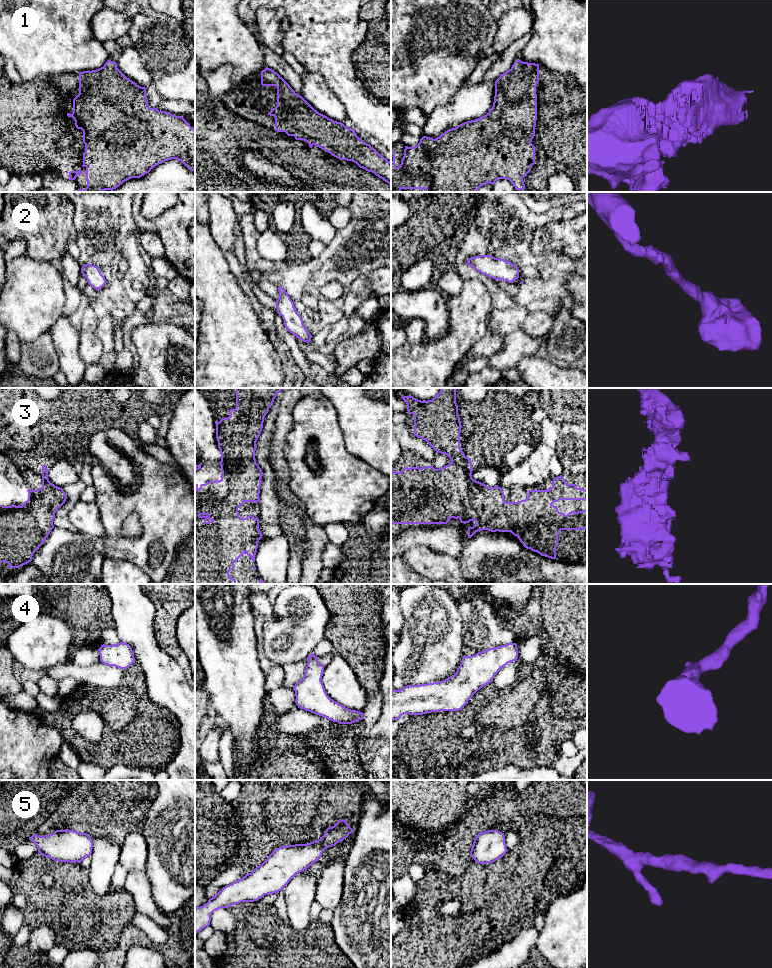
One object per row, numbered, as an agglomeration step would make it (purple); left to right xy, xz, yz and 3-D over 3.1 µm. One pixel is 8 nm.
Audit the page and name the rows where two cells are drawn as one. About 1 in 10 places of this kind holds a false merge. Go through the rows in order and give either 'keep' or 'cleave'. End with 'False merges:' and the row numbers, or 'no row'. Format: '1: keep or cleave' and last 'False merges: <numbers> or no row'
1: keep
2: keep
3: keep
4: keep
5: keep
False merges: no row

